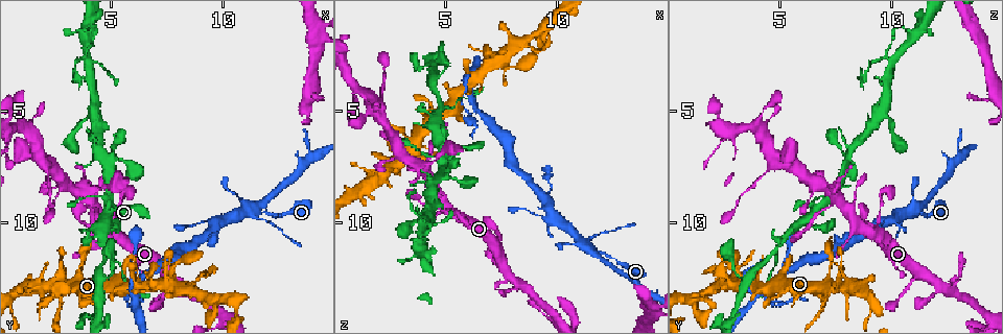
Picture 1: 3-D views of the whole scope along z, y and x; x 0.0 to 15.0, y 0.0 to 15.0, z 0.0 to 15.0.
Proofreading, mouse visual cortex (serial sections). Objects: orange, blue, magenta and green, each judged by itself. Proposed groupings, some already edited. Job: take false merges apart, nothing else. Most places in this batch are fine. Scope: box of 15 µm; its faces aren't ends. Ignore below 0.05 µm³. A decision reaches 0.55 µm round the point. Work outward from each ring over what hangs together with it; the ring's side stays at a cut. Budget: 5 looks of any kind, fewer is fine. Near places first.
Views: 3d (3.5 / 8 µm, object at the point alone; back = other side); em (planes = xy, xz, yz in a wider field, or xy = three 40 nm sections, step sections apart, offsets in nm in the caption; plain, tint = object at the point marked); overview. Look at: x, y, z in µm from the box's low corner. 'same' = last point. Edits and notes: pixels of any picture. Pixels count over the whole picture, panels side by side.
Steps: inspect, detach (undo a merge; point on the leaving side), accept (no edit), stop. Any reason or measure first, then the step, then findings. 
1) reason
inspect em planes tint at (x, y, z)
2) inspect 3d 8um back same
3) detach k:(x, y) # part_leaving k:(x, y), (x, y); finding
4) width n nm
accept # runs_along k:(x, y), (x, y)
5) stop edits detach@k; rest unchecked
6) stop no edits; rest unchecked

three-way junction
inspect 3d 8um back at (6.6, 12.4, 5.0)

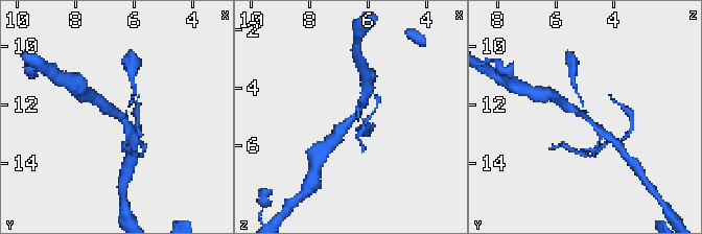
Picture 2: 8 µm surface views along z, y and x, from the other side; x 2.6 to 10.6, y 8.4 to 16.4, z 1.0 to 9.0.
inspect 3d 3.5um at (6.6, 12.3, 5.0)

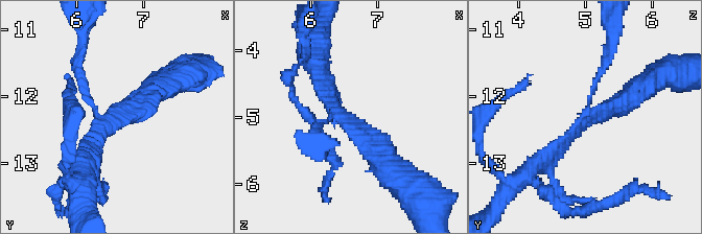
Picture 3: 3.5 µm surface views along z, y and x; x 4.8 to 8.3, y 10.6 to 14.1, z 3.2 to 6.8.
inspect em xy step 2 tint at (6.55, 12.40, 5.10)

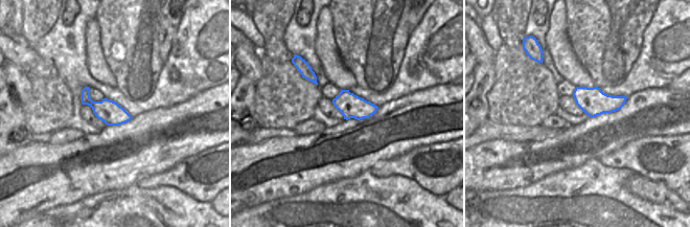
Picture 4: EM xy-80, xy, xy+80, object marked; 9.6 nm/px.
accept # runs_along 3:(385, 166), (319, 75); one cell here

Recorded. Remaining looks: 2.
branch point
inspect 3d 3.5um at (4.8, 11.2, 4.7)

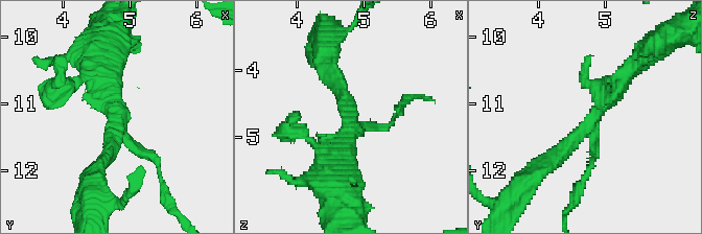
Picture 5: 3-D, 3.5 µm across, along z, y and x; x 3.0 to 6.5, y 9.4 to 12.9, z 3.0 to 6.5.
arms 3; arm_widths 150, 200, 300 nm; shape alone is not enough
inspect em planes tint at (4.75, 11.30, 4.75)

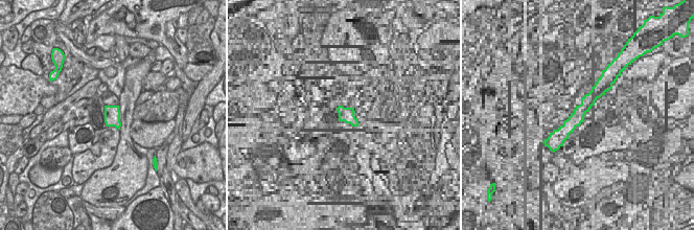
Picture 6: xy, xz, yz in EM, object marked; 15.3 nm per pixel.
accept # runs_along 5:(630, 69), (566, 149), (539, 168); continuous, no second cell

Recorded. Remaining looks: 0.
stop no edits; rest unchecked

